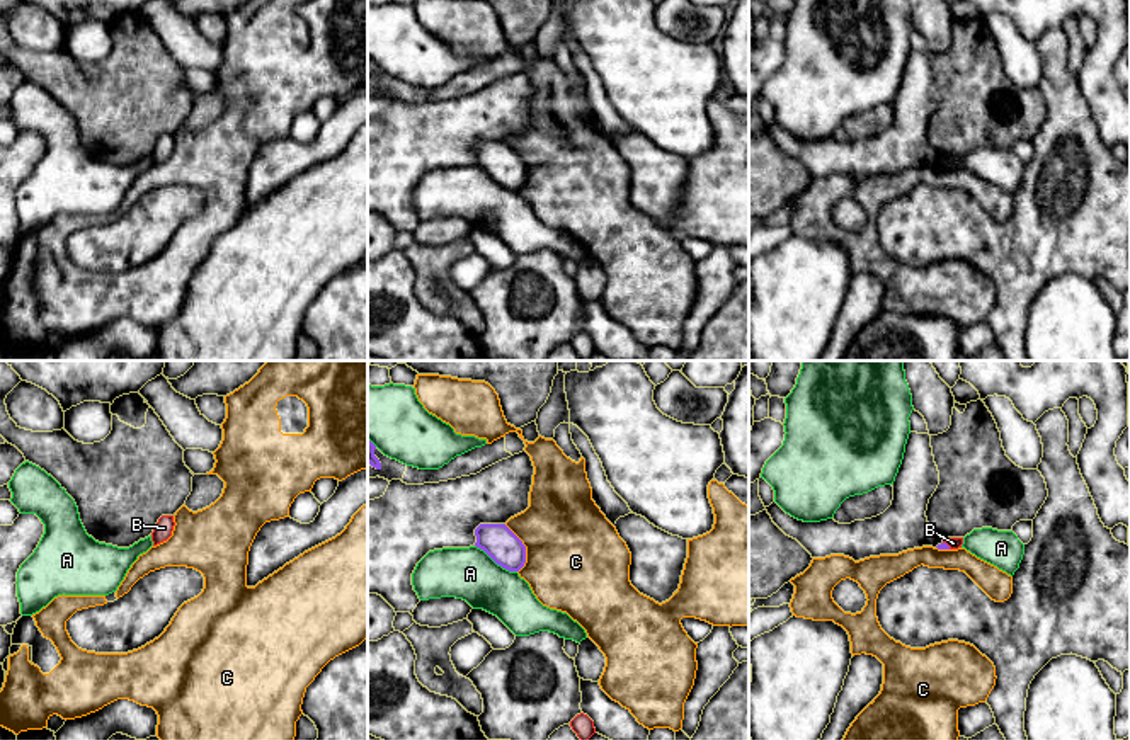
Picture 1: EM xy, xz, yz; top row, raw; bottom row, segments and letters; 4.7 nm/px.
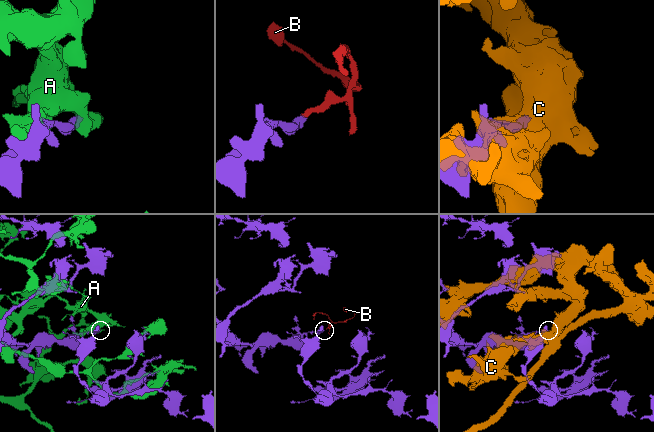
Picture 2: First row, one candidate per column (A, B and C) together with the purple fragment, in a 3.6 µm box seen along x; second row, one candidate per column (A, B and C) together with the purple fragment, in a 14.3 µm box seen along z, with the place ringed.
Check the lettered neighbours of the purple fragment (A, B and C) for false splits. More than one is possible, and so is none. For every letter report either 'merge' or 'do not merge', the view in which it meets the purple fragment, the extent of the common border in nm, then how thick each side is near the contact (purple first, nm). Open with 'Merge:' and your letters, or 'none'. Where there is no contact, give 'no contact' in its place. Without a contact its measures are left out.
Merge: none
A: do not merge; meets purple in xz; contact 240 nm long; 160 nm thick on the purple side, 240 nm on the other
B: do not merge; meets purple in yz; contact 50 nm long; 30 nm thick on the purple side, 60 nm on the other
C: do not merge; meets purple in xz; contact 240 nm long; 160 nm thick on the purple side, 480 nm on the other

